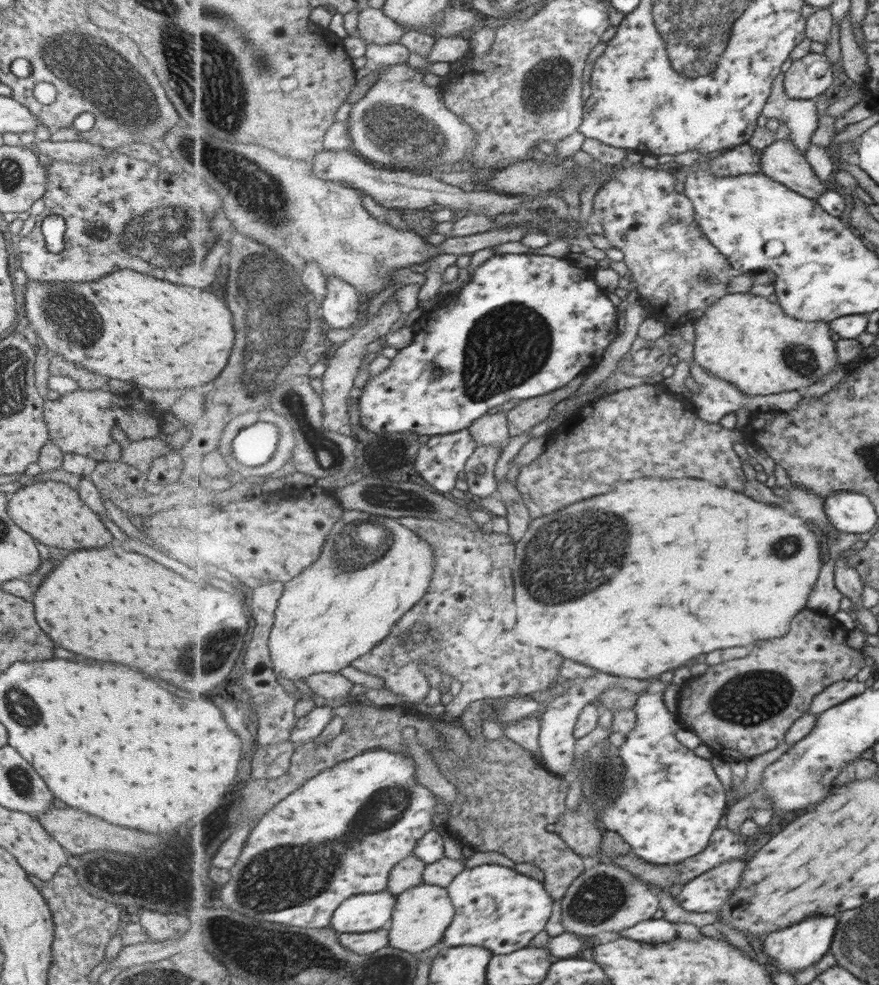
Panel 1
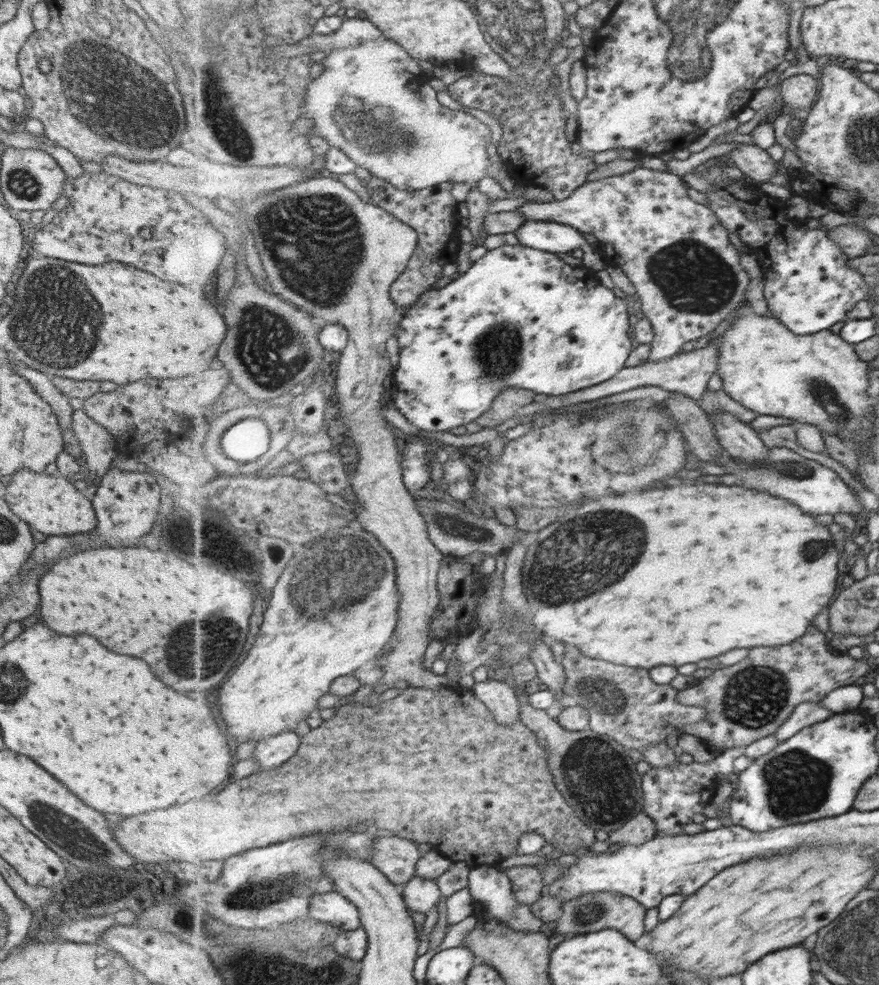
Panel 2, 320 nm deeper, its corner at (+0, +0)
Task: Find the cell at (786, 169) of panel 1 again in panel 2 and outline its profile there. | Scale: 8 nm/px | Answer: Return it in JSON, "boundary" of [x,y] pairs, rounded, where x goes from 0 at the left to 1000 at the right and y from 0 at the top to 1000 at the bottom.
{"boundary":[[[842,146],[823,159],[824,165],[836,165],[838,171],[858,184],[877,185],[885,173],[884,163],[879,162],[873,152],[858,146]]]}

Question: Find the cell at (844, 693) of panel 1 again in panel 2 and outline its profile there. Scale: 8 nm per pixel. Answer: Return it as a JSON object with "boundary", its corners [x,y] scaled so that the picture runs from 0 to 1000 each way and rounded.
{"boundary":[[[915,713],[902,723],[902,726],[893,733],[892,737],[881,747],[893,753],[904,747],[911,741],[920,737],[929,736],[932,733],[943,731],[950,726],[947,721],[939,719],[933,713]]]}

